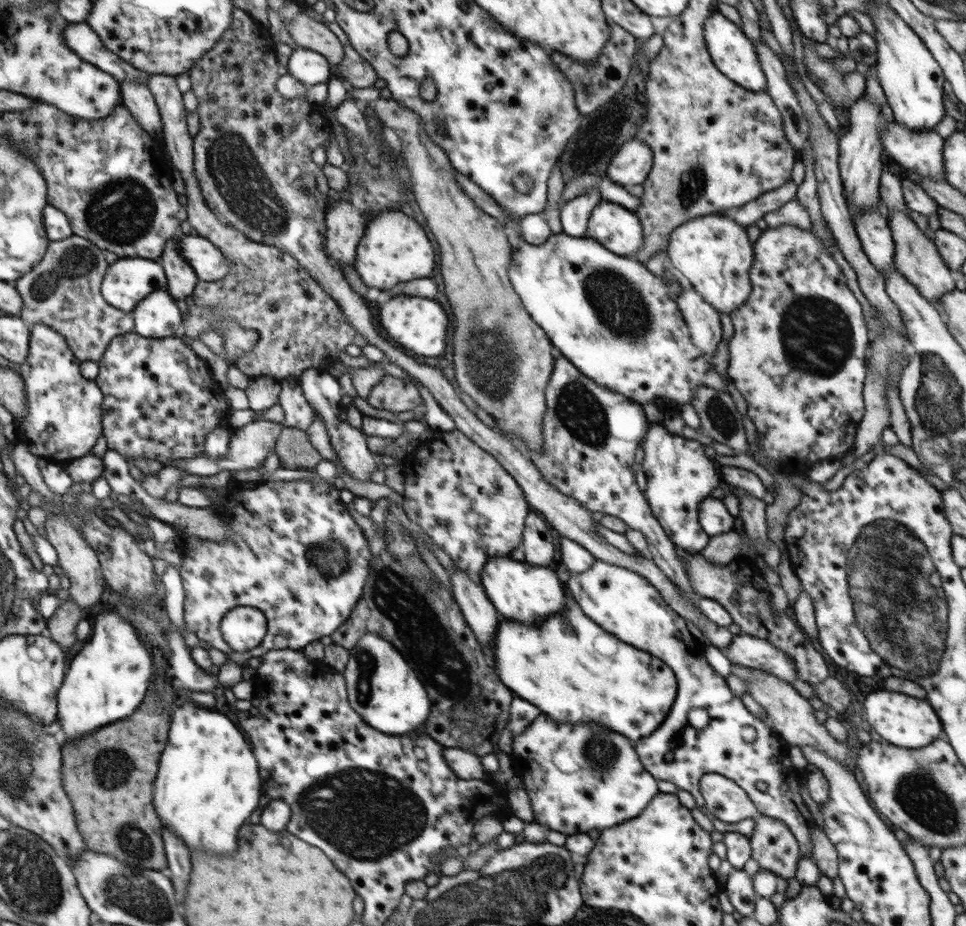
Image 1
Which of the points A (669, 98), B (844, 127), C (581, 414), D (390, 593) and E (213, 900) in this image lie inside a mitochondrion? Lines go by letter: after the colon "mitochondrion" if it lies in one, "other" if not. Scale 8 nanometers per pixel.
A: other
B: other
C: mitochondrion
D: mitochondrion
E: other

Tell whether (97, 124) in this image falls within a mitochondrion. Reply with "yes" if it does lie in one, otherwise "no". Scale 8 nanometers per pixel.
no

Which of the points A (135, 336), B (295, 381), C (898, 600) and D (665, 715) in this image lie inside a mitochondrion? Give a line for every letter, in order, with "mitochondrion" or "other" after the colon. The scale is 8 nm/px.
A: other
B: other
C: mitochondrion
D: other

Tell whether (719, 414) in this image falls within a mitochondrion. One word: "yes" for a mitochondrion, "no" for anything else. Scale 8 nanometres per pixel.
yes

